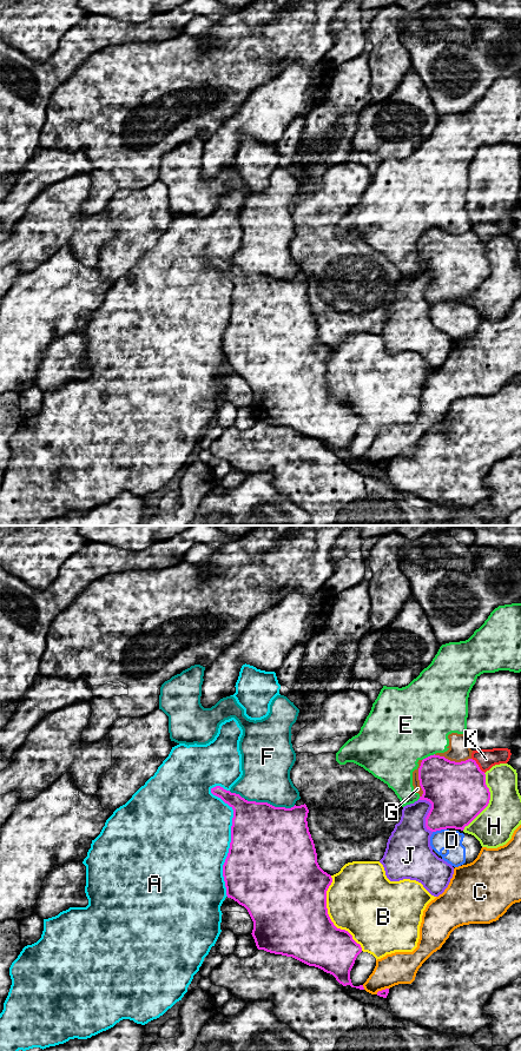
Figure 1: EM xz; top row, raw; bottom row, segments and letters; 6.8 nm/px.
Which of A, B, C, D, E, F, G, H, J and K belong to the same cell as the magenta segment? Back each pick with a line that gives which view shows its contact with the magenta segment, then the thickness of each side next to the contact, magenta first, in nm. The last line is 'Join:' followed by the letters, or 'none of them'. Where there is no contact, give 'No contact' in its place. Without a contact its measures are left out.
Join: none of them

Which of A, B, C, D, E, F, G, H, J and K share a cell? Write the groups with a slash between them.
A / B / C / D / E G / F / H / J / K

